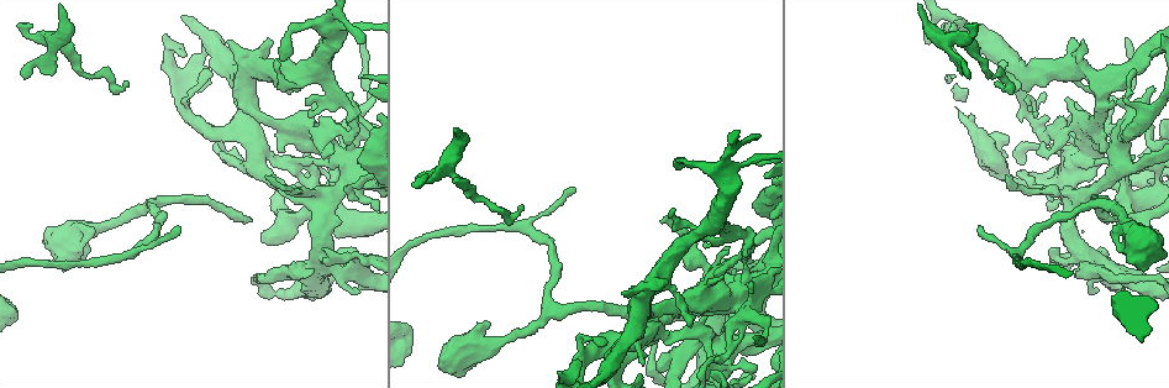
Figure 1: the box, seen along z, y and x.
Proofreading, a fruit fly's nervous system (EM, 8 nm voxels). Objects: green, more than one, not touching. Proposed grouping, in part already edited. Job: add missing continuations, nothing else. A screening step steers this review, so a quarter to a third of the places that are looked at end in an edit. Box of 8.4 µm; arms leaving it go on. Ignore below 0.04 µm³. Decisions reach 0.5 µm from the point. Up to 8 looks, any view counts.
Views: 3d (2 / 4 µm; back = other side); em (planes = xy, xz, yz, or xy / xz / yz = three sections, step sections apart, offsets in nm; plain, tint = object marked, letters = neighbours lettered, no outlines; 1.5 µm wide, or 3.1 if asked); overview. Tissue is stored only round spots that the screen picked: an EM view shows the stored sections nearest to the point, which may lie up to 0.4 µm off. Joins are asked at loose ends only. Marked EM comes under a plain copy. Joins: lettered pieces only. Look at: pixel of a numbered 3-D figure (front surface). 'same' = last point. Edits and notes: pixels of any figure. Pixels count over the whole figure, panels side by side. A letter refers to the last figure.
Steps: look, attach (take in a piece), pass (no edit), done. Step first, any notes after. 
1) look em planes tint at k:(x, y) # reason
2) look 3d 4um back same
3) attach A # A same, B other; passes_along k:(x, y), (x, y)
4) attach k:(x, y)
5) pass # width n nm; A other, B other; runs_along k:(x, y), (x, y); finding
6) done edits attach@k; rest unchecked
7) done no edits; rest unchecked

look em planes letters at 1:(283, 149) # thick end

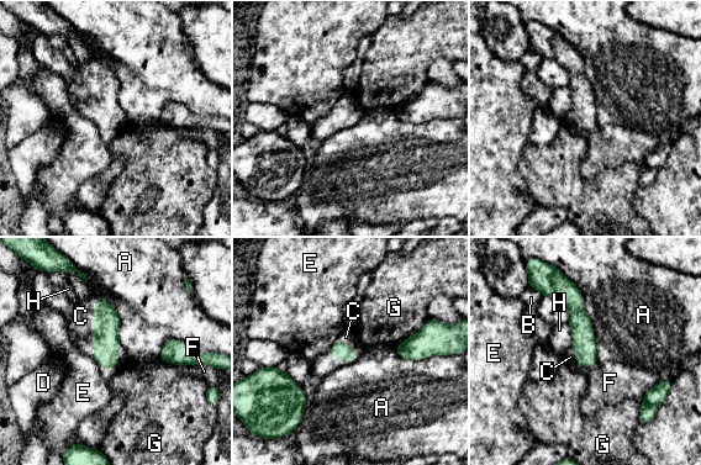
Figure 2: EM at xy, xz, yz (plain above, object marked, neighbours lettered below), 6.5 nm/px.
attach C # A other, B other, C same, D other, E other, F other, G other, H other; it goes on there

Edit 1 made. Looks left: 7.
look em yz step 8 letters at 1:(93, 232) # stops while still wide

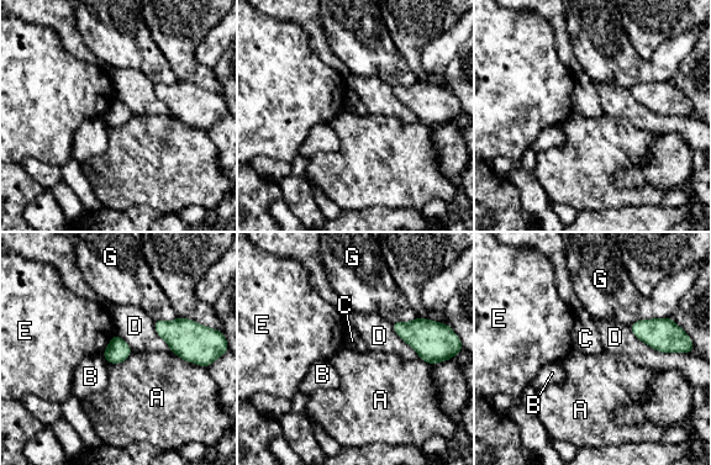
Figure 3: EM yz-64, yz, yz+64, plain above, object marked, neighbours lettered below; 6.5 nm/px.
look em planes letters same

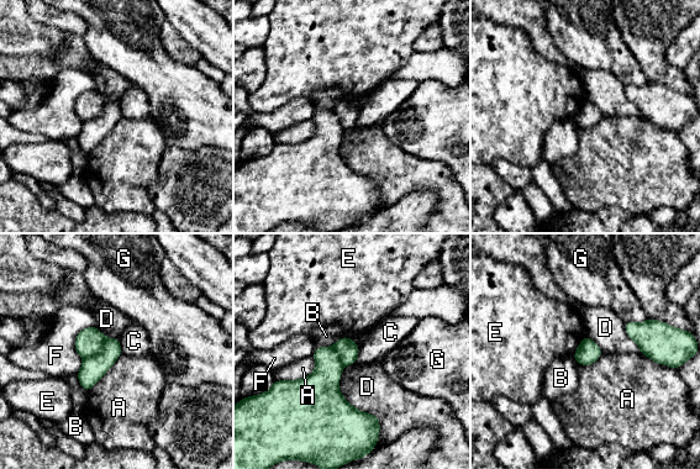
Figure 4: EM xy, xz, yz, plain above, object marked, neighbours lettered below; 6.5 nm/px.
pass # A other, B other, C other, D other, E other, F other, G other; border 4:(314, 357), (308, 375), (275, 380); none of them fits

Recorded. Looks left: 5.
look em xz step 8 letters at 1:(177, 225) # free end

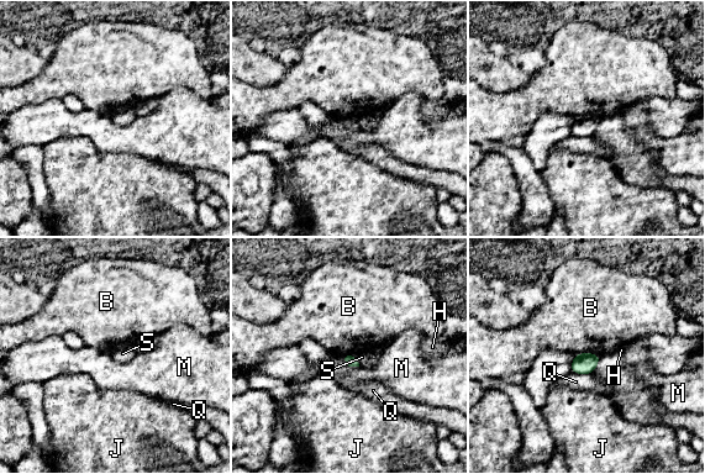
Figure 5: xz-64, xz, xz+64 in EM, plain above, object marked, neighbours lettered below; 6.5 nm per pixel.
look em planes letters same # another direction

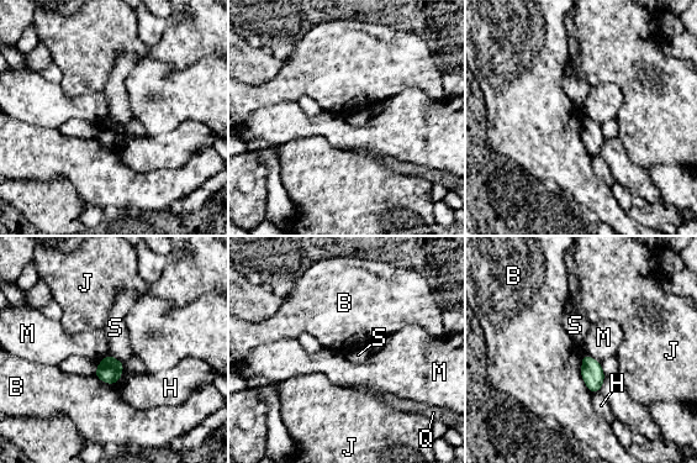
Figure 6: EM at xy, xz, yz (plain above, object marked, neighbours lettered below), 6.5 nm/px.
pass # B other, H other, J other, M other, Q other, S other; border 6:(109, 354), (123, 362); no lettered piece goes on from it

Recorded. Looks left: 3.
done edits attach@2; rest unchecked

